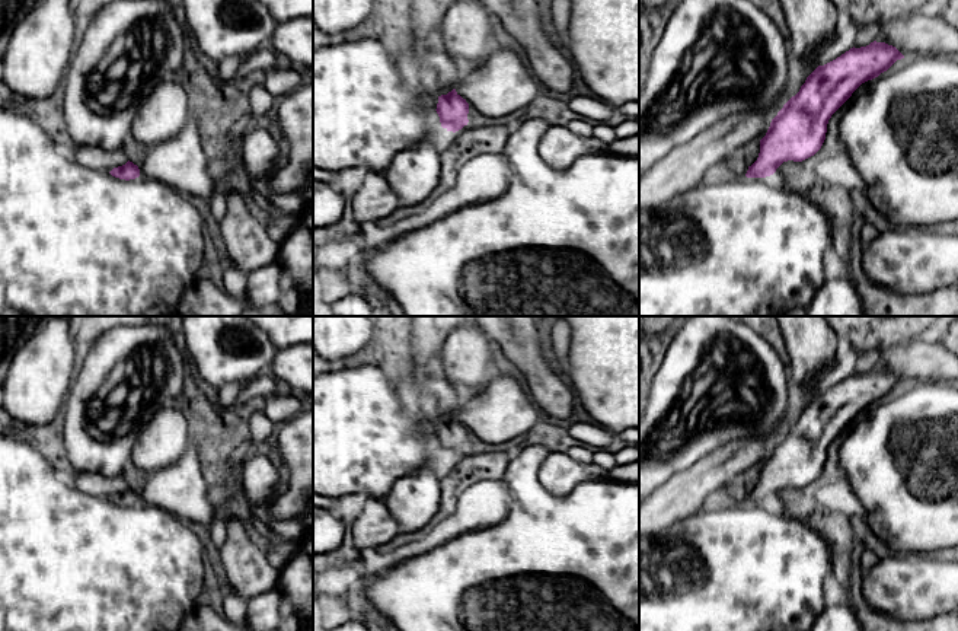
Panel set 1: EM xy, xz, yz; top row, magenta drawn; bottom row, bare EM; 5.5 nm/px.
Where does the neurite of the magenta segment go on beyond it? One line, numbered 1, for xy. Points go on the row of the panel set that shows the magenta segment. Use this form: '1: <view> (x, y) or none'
1: none

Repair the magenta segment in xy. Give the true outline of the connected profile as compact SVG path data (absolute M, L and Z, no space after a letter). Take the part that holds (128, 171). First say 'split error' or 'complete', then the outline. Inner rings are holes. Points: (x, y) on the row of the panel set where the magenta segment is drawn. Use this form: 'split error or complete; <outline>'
complete; M128 160L125 165L114 168L109 173L115 178L130 181L140 176L140 169Z

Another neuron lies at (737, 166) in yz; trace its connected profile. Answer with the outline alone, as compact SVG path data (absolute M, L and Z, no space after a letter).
M737 152L731 157L728 157L721 166L721 172L724 176L741 178L745 176L747 171L748 163L741 152Z

